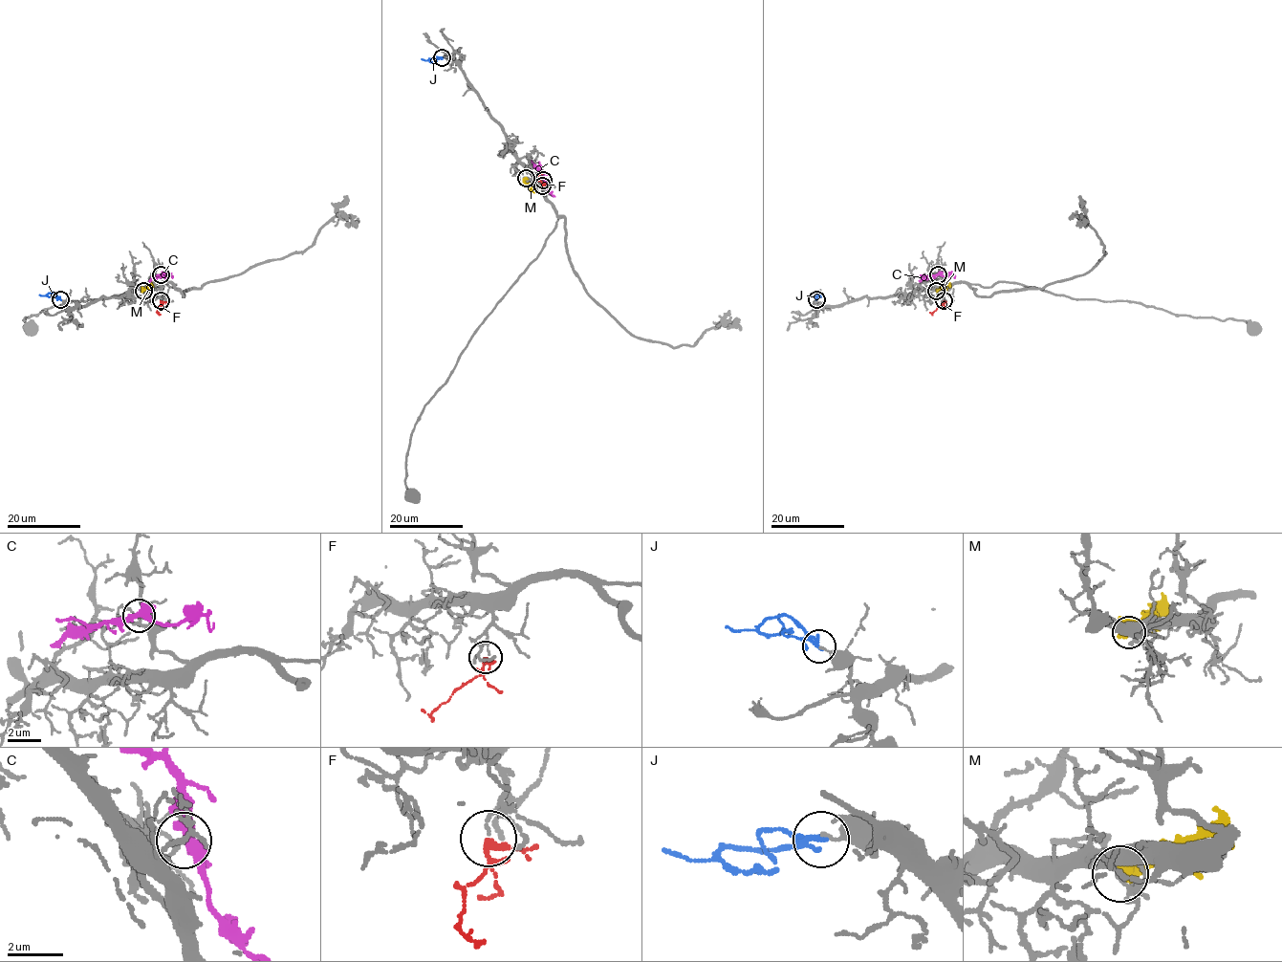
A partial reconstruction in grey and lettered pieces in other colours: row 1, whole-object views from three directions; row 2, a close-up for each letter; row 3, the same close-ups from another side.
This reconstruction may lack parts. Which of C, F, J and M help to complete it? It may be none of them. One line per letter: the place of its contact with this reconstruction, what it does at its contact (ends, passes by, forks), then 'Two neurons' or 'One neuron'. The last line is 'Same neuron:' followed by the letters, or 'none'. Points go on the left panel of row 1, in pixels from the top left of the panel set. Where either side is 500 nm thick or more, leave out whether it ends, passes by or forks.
C: Touches grey at (161, 274). It forks there. Two neurons
F: Touches grey at (161, 300). It forks there. One neuron
J: Touches grey at (60, 299). It forks there. Two neurons
M: Touches grey at (143, 291). Two neurons
Same neuron: F

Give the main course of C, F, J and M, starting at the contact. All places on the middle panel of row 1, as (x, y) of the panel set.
C: (543, 180), (542, 172), (532, 160)
F: (542, 185), (538, 176), (540, 171)
J: (442, 57), (429, 62), (422, 59)
M: (526, 177), (525, 182), (533, 192)

